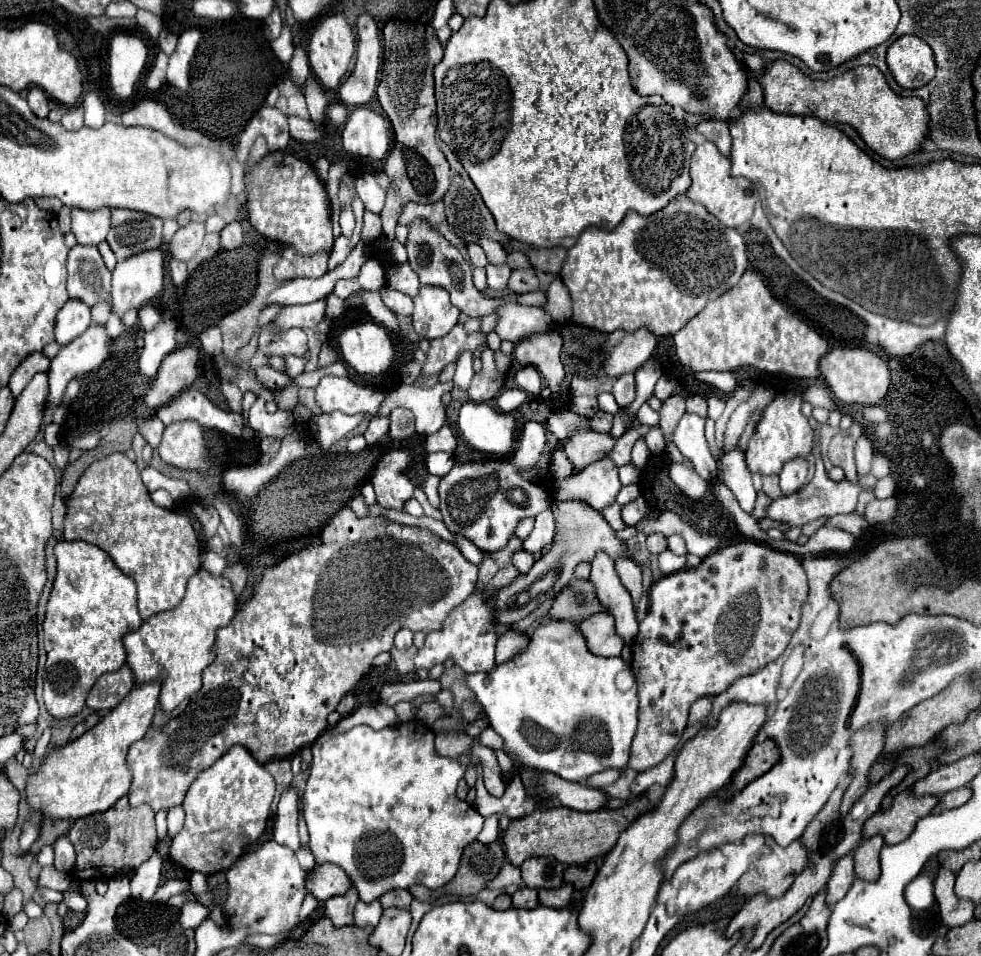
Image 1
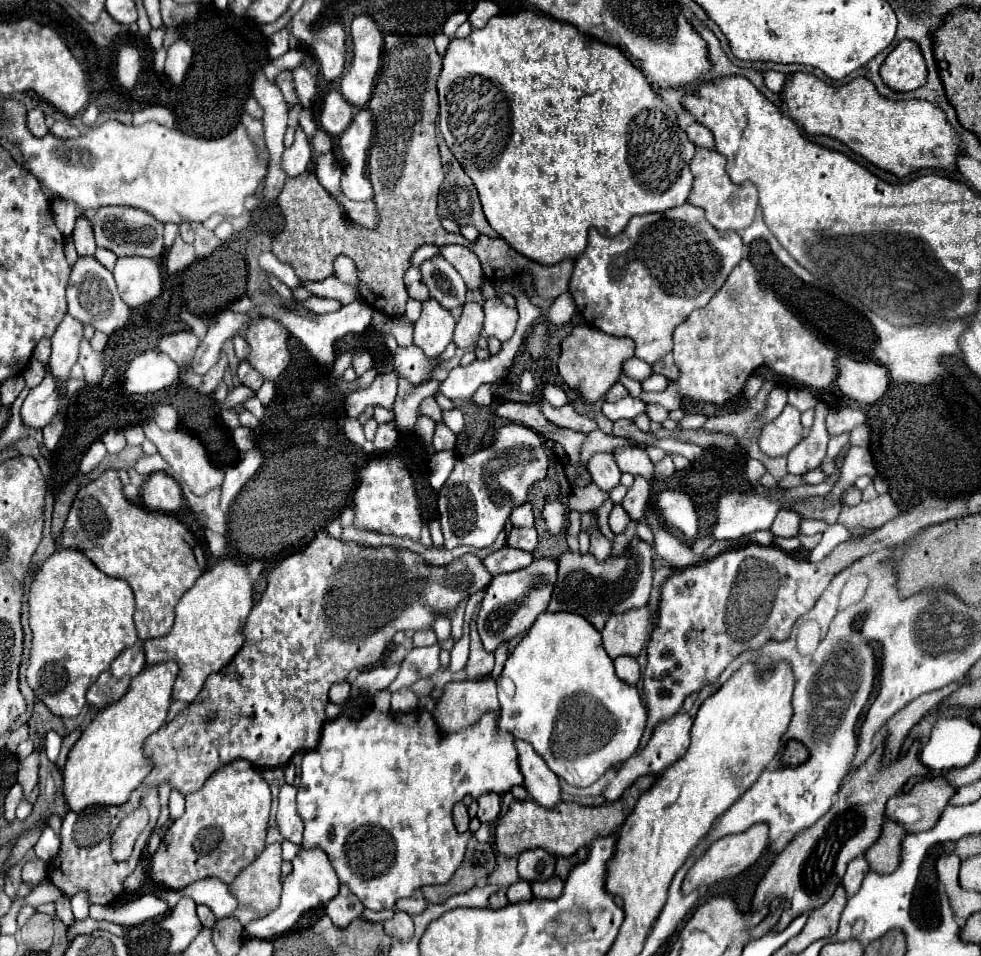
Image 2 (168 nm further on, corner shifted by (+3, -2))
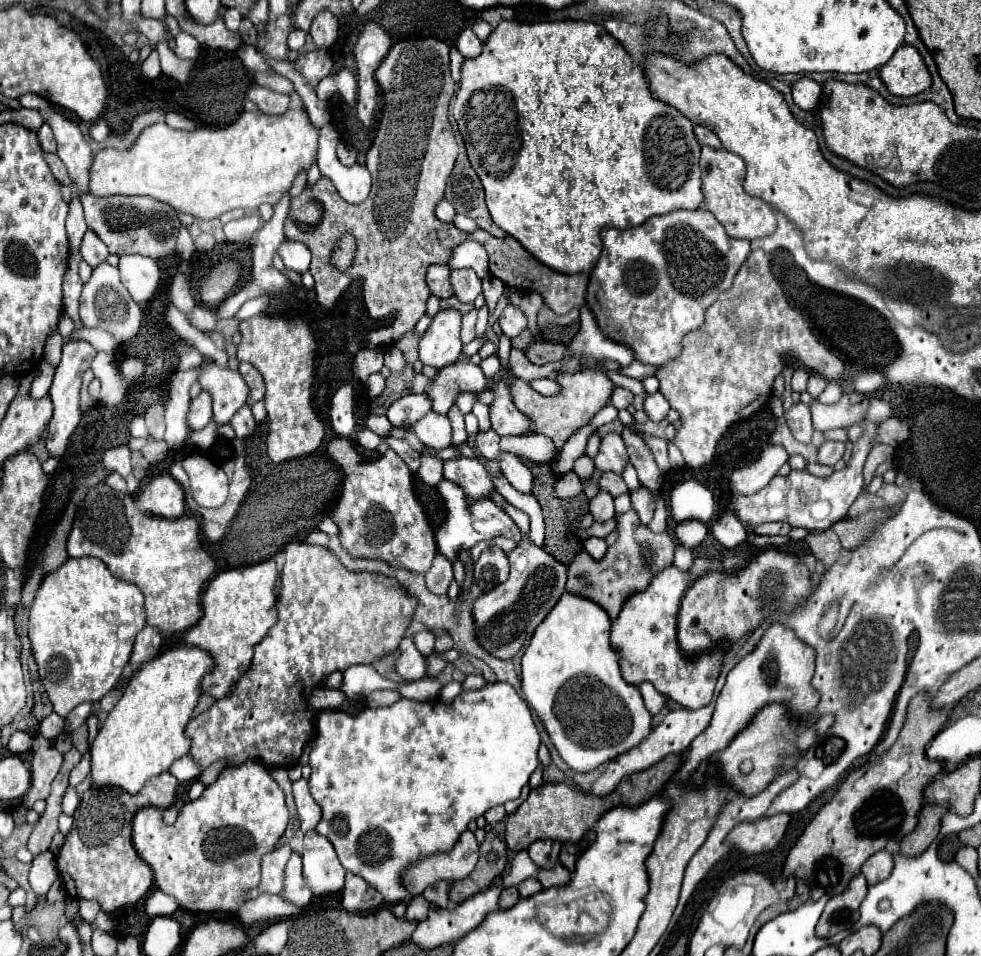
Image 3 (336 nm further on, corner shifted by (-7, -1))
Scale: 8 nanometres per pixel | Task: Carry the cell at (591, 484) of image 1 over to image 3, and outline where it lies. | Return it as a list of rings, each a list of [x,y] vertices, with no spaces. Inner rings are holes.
[[[606,434],[600,442],[600,452],[594,458],[594,464],[598,470],[606,472],[612,470],[616,474],[622,474],[622,468],[628,462],[628,452],[624,446],[624,440],[620,434]]]

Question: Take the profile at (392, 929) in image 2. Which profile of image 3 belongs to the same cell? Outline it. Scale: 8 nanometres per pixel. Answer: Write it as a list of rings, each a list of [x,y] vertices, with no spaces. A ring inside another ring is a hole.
[[[416,896],[416,898],[412,898],[410,904],[408,904],[406,918],[408,918],[408,920],[418,920],[418,922],[422,922],[422,920],[426,920],[428,910],[430,910],[430,902],[428,902],[424,896]]]

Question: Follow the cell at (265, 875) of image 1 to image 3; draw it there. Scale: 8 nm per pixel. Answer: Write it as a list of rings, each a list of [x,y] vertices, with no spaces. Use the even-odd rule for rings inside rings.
[[[282,844],[262,858],[262,880],[260,880],[260,886],[258,886],[260,892],[278,894],[282,890],[284,866],[286,866],[290,854],[292,854],[290,846]]]

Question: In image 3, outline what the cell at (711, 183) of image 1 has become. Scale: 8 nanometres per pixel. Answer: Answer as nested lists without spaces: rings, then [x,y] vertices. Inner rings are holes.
[[[704,146],[700,156],[700,170],[702,170],[702,182],[704,182],[704,206],[716,216],[716,220],[724,226],[726,234],[730,238],[746,238],[756,240],[772,234],[776,230],[776,216],[772,212],[772,206],[766,204],[762,198],[750,196],[744,192],[744,160],[738,154],[732,154],[724,148],[714,150]]]

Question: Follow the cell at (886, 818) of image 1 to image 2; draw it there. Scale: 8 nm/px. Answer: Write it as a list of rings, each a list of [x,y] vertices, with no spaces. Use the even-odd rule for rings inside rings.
[[[944,775],[920,781],[908,793],[902,793],[902,795],[896,795],[896,797],[888,799],[888,803],[886,803],[886,819],[896,821],[896,809],[916,805],[920,809],[920,817],[918,817],[918,821],[914,821],[912,825],[906,827],[906,833],[926,831],[936,823],[936,819],[940,817],[940,813],[948,805],[954,791],[956,789],[946,783]]]

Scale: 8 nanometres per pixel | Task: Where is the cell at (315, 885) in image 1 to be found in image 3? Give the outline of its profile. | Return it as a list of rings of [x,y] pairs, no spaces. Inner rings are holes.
[[[316,830],[304,834],[302,862],[304,878],[316,896],[342,890],[346,870],[340,866],[336,850],[326,836],[316,834]]]

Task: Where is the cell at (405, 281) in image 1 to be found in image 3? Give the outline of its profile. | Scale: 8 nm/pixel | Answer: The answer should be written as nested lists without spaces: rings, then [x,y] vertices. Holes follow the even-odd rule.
[[[446,264],[430,266],[428,274],[426,274],[426,282],[428,282],[432,294],[438,298],[450,298],[454,294],[454,290],[450,286],[450,266],[446,266]]]

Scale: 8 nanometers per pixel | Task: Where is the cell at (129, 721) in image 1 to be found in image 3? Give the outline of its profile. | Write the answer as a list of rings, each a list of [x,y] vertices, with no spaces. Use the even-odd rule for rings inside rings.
[[[180,644],[134,672],[122,698],[102,724],[92,746],[92,786],[118,786],[138,794],[148,778],[166,772],[172,762],[190,750],[186,726],[202,694],[202,678],[214,670],[208,652]]]

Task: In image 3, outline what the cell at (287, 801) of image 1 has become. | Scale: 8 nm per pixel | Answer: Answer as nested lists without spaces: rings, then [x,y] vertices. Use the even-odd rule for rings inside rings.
[[[304,778],[294,782],[292,790],[294,790],[294,802],[296,802],[296,808],[298,808],[298,816],[300,816],[300,828],[302,828],[302,832],[310,832],[320,822],[322,810],[314,802],[314,798],[308,790],[308,782]]]

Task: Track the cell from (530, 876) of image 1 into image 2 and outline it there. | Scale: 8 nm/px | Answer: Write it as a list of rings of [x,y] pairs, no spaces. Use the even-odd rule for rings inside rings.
[[[530,849],[518,855],[518,875],[520,879],[532,883],[532,881],[548,881],[554,877],[556,857],[548,855],[542,849]]]

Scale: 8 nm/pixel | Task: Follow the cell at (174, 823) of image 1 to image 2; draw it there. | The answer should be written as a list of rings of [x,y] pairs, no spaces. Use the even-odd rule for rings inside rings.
[[[176,791],[170,793],[170,819],[176,821],[184,813],[184,797],[178,795]]]

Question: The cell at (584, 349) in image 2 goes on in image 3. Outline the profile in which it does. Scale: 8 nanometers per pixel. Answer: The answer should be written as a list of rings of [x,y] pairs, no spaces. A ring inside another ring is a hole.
[[[584,370],[584,372],[558,372],[556,382],[560,386],[560,392],[556,396],[540,396],[534,392],[524,380],[514,380],[510,386],[510,394],[514,398],[514,404],[522,414],[526,414],[532,422],[532,432],[534,434],[544,434],[554,442],[554,448],[560,450],[564,442],[582,426],[586,426],[594,414],[598,414],[606,404],[612,394],[612,380],[598,372],[598,370]]]

